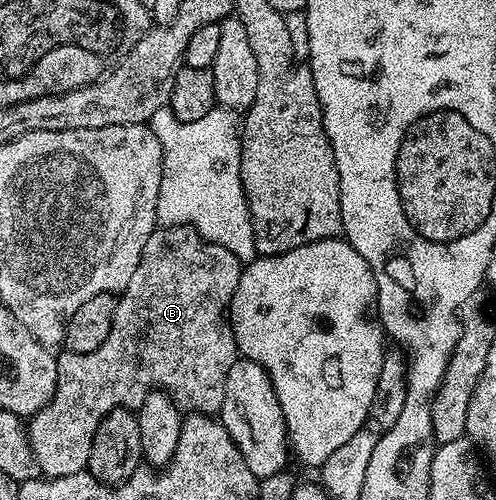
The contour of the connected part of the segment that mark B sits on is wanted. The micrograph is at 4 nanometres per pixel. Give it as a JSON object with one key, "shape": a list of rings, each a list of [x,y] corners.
{"shape":[[[160,226],[150,234],[146,246],[142,246],[142,258],[138,258],[138,270],[134,270],[130,291],[116,301],[110,338],[90,354],[57,355],[58,382],[54,398],[27,421],[26,431],[36,466],[45,477],[85,471],[94,446],[94,434],[106,414],[116,408],[139,410],[154,391],[163,389],[185,413],[219,413],[226,394],[226,374],[230,374],[230,366],[238,359],[228,307],[234,290],[238,290],[241,271],[242,261],[234,253],[208,243],[194,228]]]}

